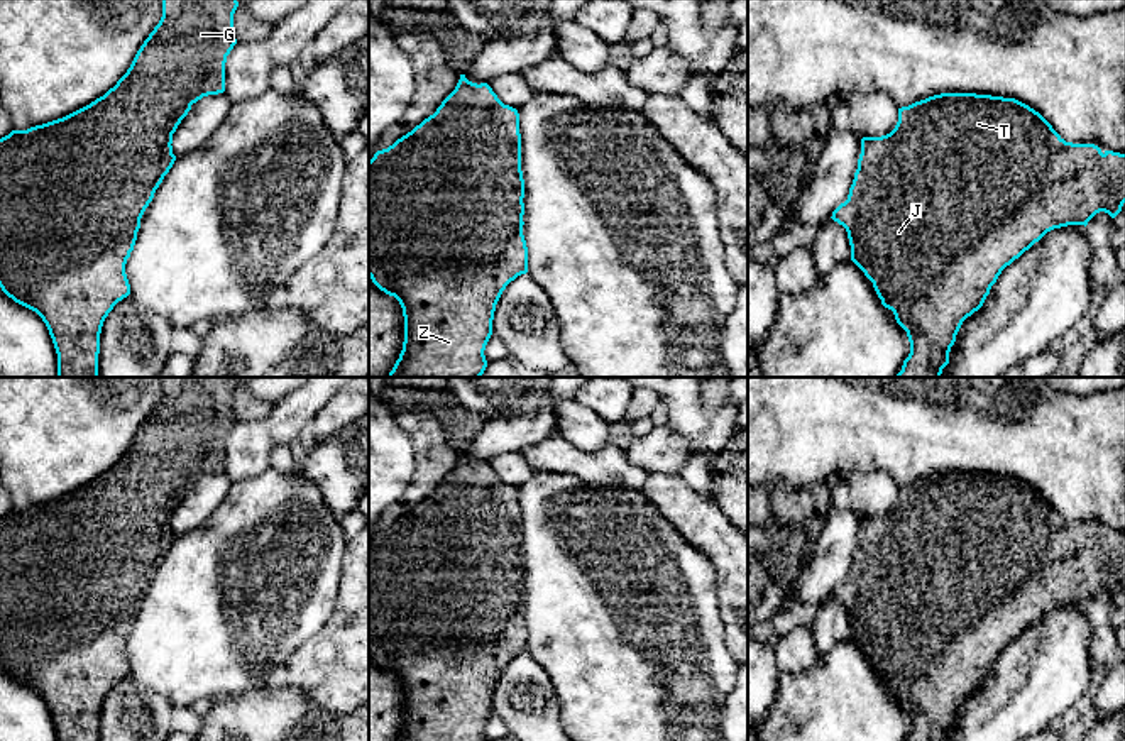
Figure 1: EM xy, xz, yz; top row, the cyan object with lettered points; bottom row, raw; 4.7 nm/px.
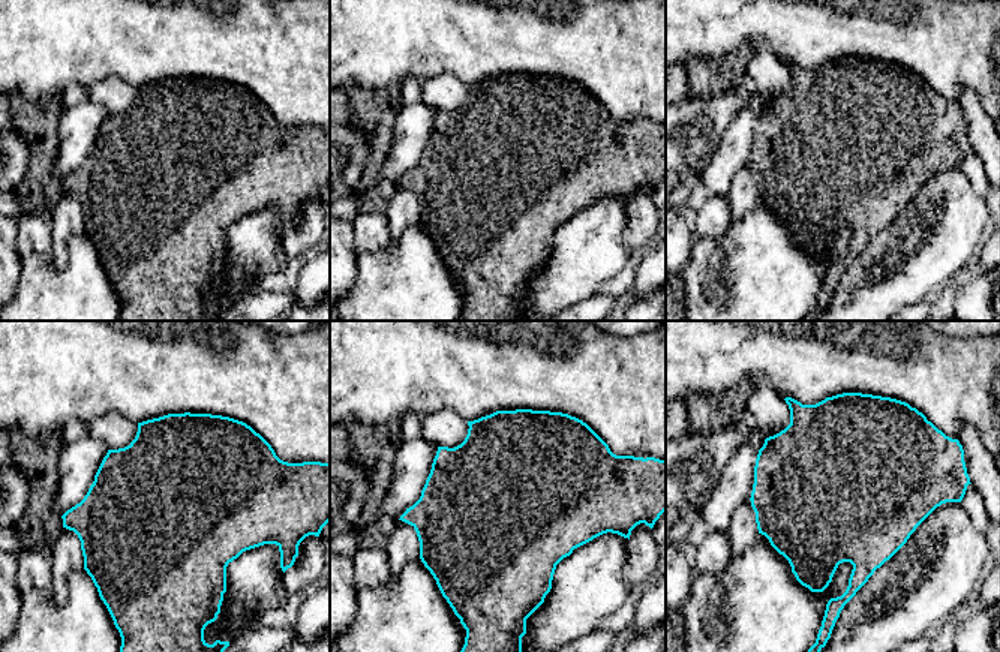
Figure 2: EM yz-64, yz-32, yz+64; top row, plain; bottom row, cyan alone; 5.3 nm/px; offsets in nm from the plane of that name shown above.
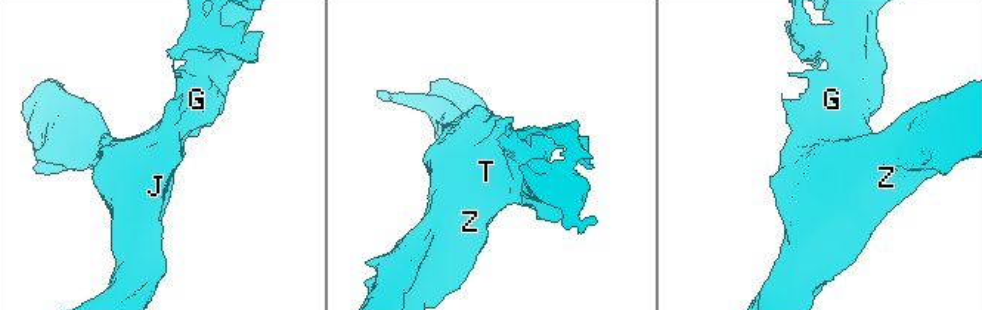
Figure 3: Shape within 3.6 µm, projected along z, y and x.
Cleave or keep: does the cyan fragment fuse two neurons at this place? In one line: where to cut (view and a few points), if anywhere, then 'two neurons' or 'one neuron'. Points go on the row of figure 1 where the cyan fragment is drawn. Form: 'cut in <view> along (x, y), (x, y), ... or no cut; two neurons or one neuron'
no cut; one neuron

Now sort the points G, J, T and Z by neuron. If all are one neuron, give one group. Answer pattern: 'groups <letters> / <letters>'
groups G J T Z

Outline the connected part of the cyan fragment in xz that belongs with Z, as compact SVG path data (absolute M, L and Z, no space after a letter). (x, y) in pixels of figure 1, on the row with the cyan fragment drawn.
M460 74L455 90L433 115L369 161L369 277L389 296L394 296L404 316L404 342L389 377L480 377L487 367L484 355L492 335L496 305L506 286L528 272L528 247L523 235L524 179L521 171L519 113L504 105L487 83L472 83Z

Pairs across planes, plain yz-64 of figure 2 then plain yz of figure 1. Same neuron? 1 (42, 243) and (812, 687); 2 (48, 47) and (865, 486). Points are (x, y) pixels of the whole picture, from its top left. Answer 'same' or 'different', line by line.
1: different
2: different

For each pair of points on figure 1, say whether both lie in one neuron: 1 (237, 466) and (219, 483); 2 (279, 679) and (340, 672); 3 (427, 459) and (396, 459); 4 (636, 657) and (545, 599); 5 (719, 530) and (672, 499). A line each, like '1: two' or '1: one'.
1: two
2: one
3: two
4: one
5: one

